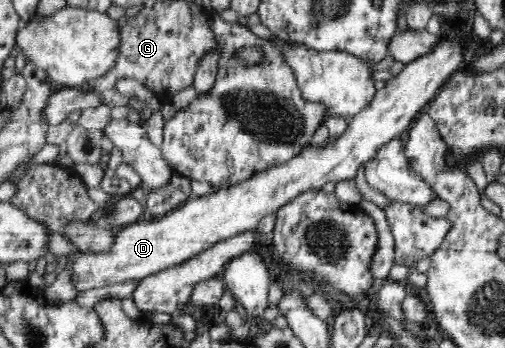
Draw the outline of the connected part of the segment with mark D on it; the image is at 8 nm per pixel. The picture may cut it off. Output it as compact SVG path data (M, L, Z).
M456 28L456 31L457 34L462 34L460 41L455 41L455 39L450 39L448 36L441 35L439 41L437 41L436 47L433 47L433 51L431 51L431 53L423 55L423 57L415 59L415 61L412 61L411 63L404 64L404 68L396 76L393 76L389 80L387 80L384 88L376 90L373 99L360 112L357 112L348 121L347 124L345 124L345 131L340 136L337 136L333 139L328 138L322 144L319 144L319 147L309 148L302 152L301 155L294 157L293 159L289 159L289 162L280 164L279 166L273 166L269 169L266 169L265 171L257 172L250 179L237 183L232 187L224 188L205 196L193 196L190 200L184 202L182 205L180 205L177 209L174 209L169 214L152 218L151 220L141 220L139 222L129 224L127 227L125 227L125 229L121 229L121 231L115 232L113 245L111 245L111 247L107 251L71 253L71 255L69 255L69 261L71 261L71 271L73 271L73 285L77 287L77 291L87 291L87 289L93 289L94 287L107 287L107 285L112 286L117 283L125 283L125 281L133 281L133 279L137 281L143 279L144 277L147 277L148 275L153 275L158 271L175 267L176 265L179 265L180 263L186 262L188 259L191 259L193 256L196 256L198 253L201 253L201 251L211 248L219 241L231 239L231 237L235 237L235 235L241 235L241 233L245 233L245 231L253 231L257 229L260 218L277 213L281 207L284 207L287 203L290 203L293 199L296 199L303 193L309 191L321 191L323 185L329 182L335 183L344 180L354 180L357 176L357 173L360 171L359 167L363 169L363 165L365 165L365 163L369 164L370 161L373 160L373 157L377 157L377 151L380 151L381 147L385 146L385 143L389 143L392 141L392 139L397 138L399 135L405 134L405 131L408 129L411 121L413 121L415 117L419 115L419 113L423 113L425 111L429 100L433 99L433 96L437 95L437 92L446 82L449 75L452 74L452 71L457 71L459 65L463 63L463 55L465 54L463 50L468 46L467 39L466 36L462 33L463 28L461 28L460 30Z

